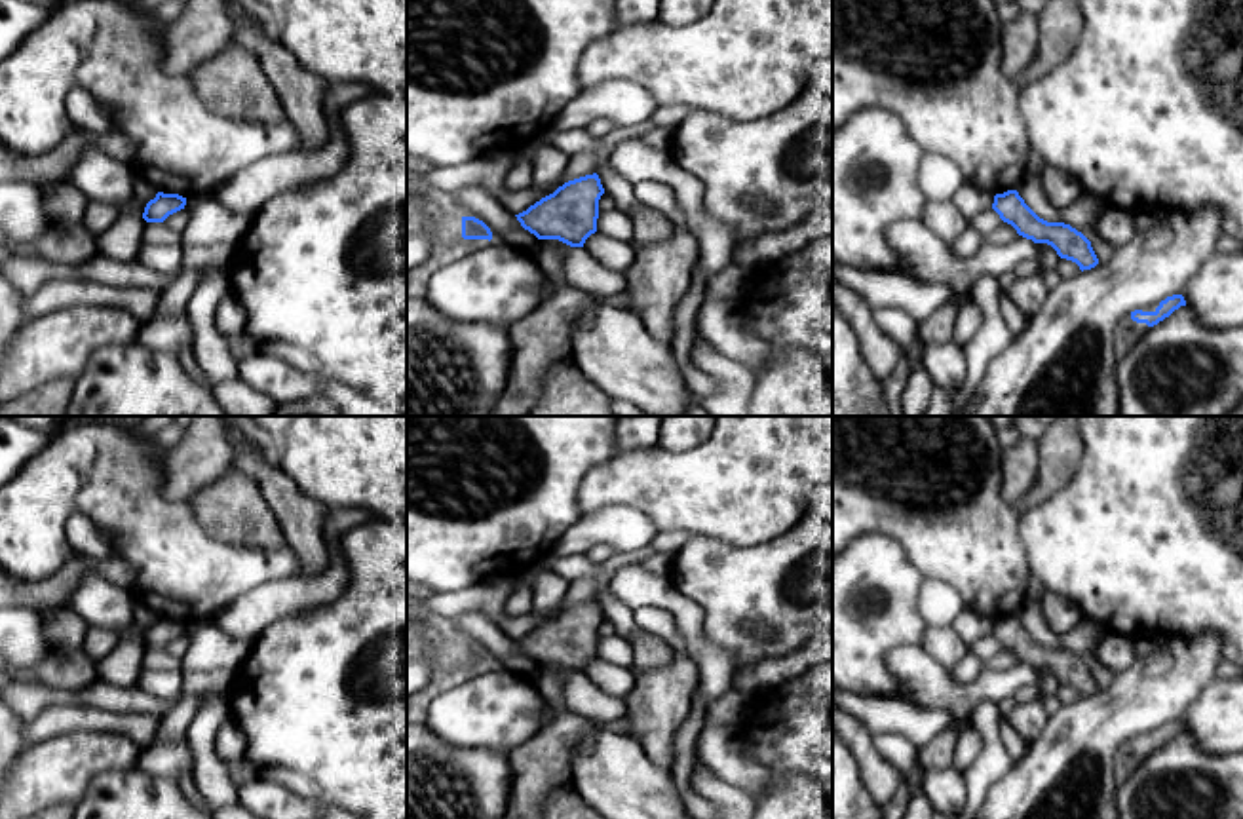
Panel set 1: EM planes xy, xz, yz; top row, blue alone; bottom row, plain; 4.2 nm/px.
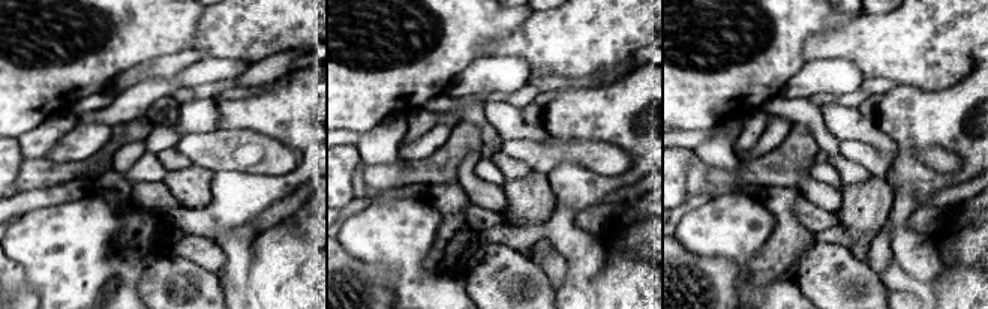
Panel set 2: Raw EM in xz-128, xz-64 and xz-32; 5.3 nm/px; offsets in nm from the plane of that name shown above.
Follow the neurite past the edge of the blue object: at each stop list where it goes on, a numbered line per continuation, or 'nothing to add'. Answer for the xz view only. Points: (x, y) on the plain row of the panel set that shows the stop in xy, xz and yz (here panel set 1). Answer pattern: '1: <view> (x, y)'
nothing to add

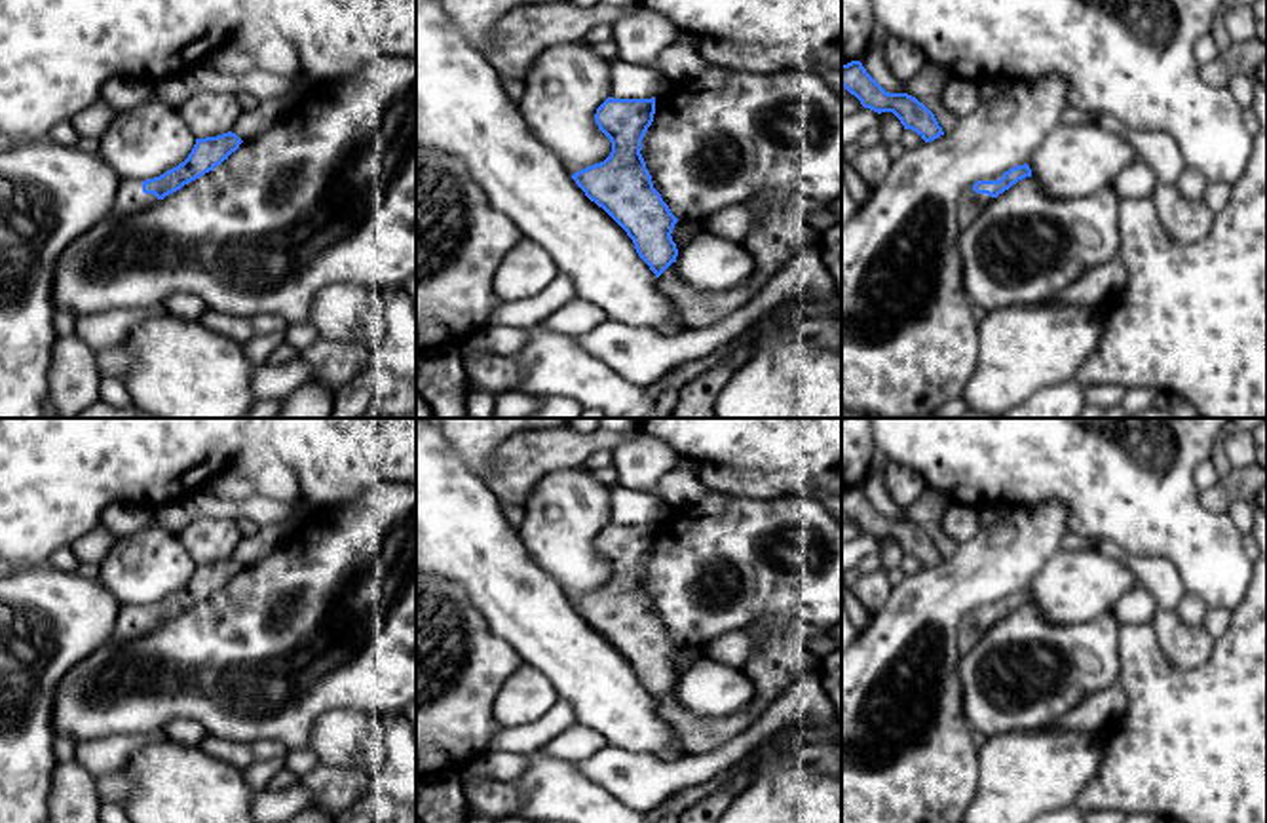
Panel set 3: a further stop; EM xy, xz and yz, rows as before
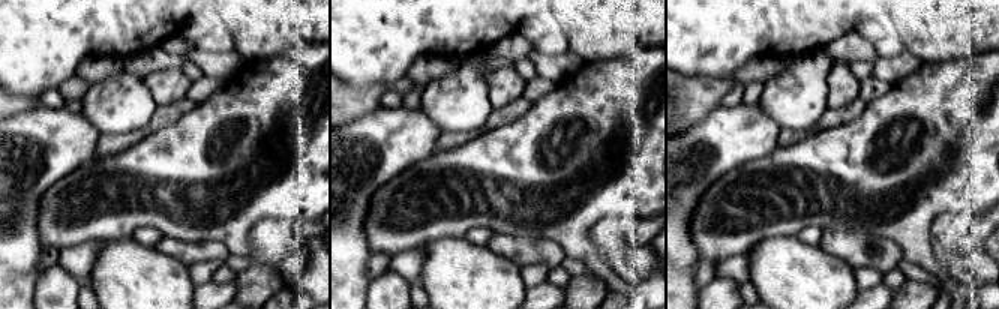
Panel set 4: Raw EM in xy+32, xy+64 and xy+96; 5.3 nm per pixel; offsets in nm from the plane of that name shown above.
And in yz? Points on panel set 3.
1: yz (969, 631)

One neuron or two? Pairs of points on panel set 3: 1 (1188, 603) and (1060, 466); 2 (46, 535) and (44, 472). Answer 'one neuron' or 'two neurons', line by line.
1: two neurons
2: one neuron

